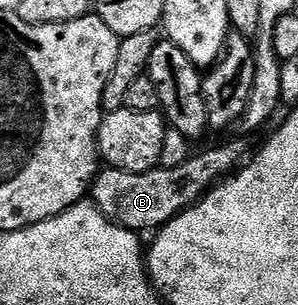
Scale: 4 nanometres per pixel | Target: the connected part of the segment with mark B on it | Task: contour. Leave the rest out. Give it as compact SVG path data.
M227 142L224 146L211 146L208 150L192 153L185 164L177 168L156 166L149 172L125 172L124 170L100 169L91 183L90 201L110 222L127 230L144 232L158 231L183 210L188 210L208 194L211 187L231 177L248 157L249 149L243 142Z

